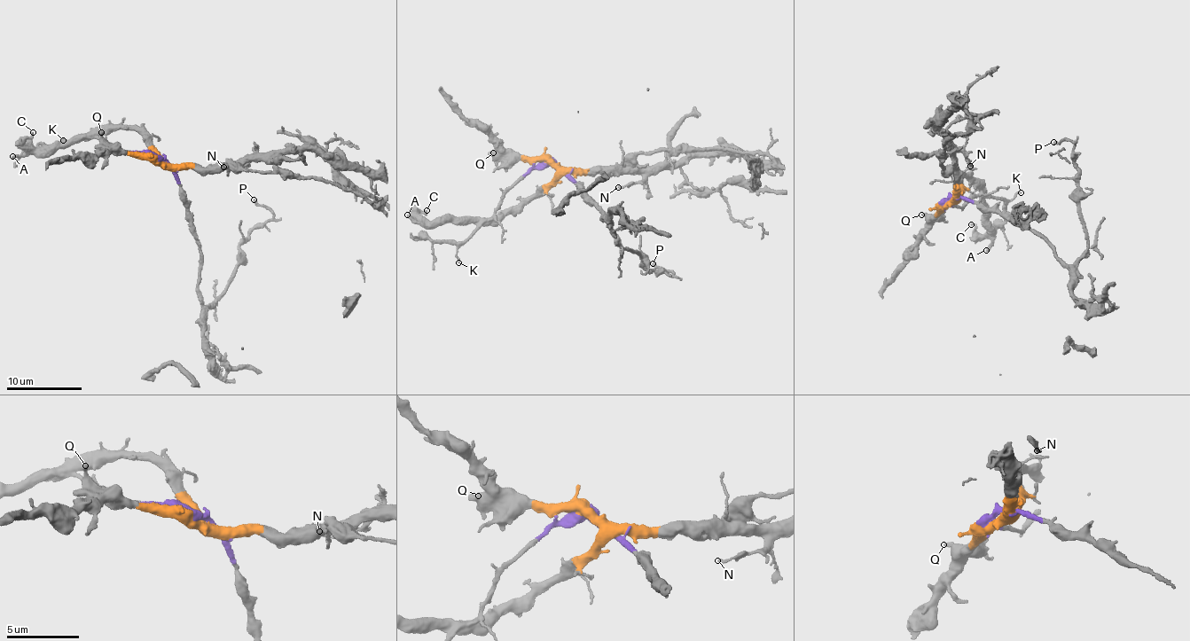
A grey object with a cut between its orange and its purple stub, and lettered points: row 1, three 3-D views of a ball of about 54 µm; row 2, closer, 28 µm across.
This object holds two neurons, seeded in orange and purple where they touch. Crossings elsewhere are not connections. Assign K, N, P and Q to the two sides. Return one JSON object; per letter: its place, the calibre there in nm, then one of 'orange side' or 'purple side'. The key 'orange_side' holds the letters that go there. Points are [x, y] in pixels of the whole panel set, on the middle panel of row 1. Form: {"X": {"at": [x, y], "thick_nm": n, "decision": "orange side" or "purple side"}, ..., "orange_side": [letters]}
{"K": {"at": [458, 262], "thick_nm": 160, "decision": "purple side"}, "N": {"at": [618, 187], "thick_nm": 170, "decision": "orange side"}, "P": {"at": [653, 263], "thick_nm": 190, "decision": "purple side"}, "Q": {"at": [493, 152], "thick_nm": 240, "decision": "orange side"}, "orange_side": ["N", "Q"]}

